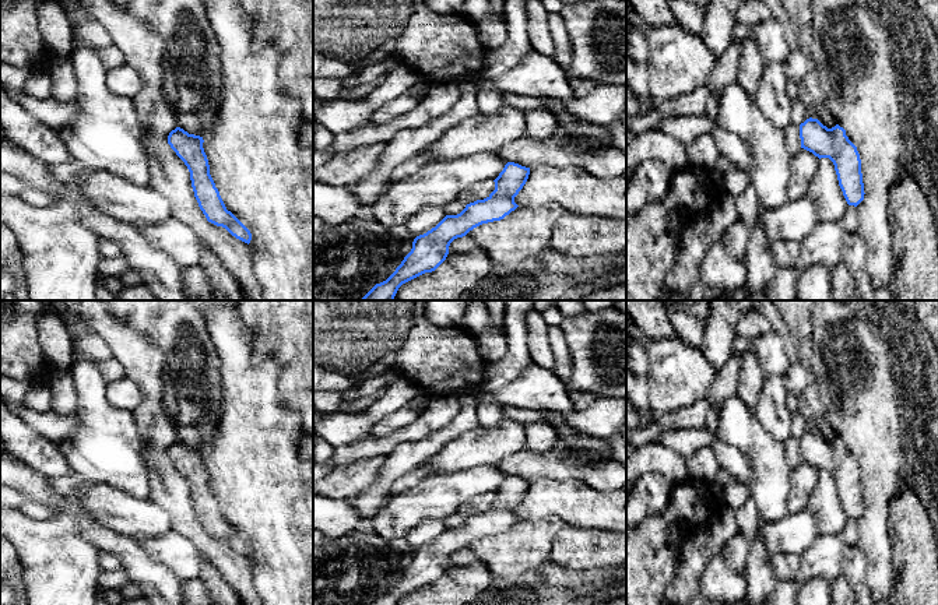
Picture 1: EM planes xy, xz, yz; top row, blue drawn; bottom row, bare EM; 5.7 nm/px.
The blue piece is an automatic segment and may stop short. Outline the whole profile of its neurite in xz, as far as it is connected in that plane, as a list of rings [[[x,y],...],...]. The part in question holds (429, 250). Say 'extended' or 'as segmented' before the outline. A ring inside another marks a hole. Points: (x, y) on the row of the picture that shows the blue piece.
as segmented; [[[507,162],[493,180],[495,190],[486,198],[467,204],[457,215],[446,215],[435,228],[417,236],[411,252],[396,271],[358,300],[394,300],[403,284],[435,271],[446,260],[454,239],[466,236],[482,224],[500,221],[519,207],[514,197],[526,184],[528,175],[530,168]]]

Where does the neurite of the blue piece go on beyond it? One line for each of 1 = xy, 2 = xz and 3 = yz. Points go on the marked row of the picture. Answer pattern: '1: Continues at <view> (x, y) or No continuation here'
1: No continuation here
2: No continuation here
3: No continuation here

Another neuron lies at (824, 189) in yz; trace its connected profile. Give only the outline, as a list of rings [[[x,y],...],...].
[[[821,158],[821,166],[805,197],[818,204],[819,222],[839,222],[849,210],[835,165],[829,158]]]

